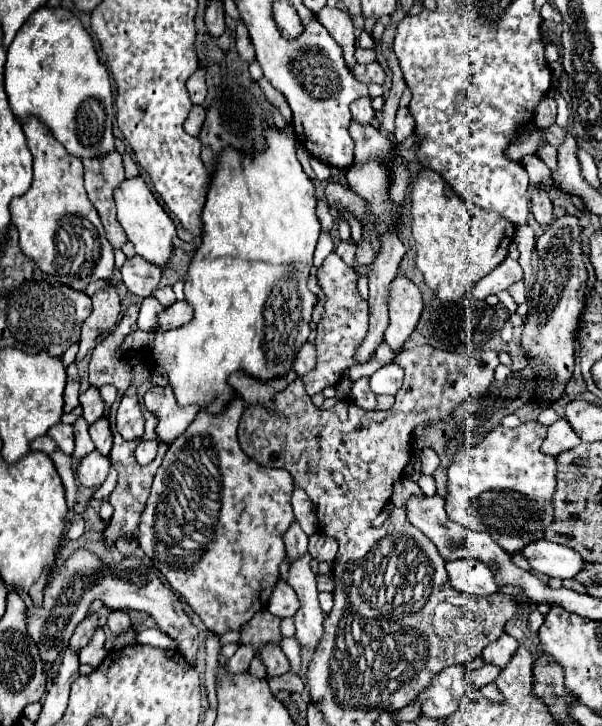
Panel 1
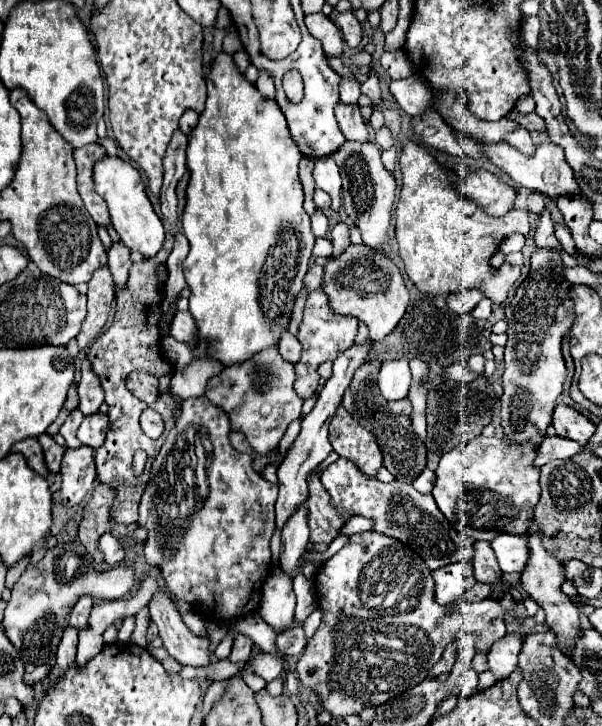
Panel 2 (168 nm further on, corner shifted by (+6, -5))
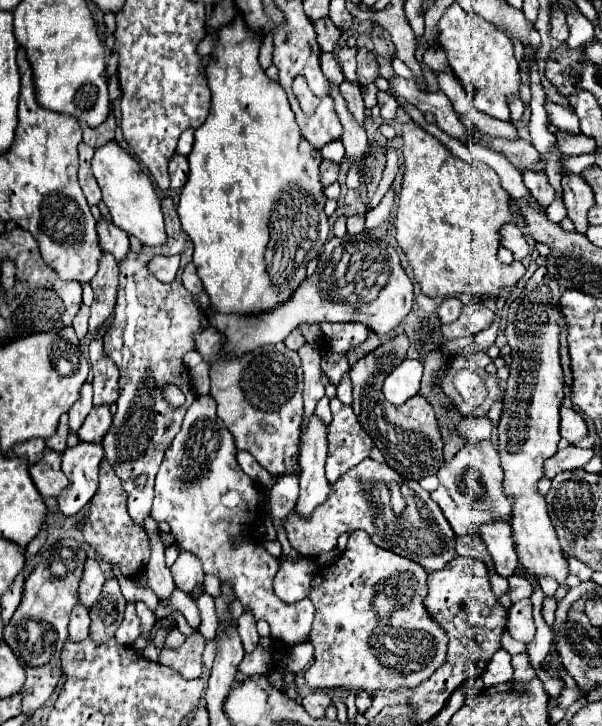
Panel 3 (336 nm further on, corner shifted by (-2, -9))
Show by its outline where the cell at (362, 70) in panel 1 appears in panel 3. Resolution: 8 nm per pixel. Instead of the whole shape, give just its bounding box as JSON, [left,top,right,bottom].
[377,91,399,121]

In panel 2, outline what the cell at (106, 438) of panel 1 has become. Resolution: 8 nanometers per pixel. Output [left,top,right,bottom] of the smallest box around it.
[77,411,109,447]

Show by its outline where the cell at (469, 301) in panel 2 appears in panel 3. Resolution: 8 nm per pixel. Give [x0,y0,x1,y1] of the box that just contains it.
[439,297,463,323]

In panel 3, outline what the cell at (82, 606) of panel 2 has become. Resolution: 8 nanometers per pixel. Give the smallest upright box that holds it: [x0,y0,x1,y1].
[79,559,105,609]

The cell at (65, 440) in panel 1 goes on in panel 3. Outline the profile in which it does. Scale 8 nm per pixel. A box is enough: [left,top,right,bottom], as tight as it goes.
[29,449,69,497]

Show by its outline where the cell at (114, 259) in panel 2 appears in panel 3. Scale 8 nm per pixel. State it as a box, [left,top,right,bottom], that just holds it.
[97,219,129,263]

